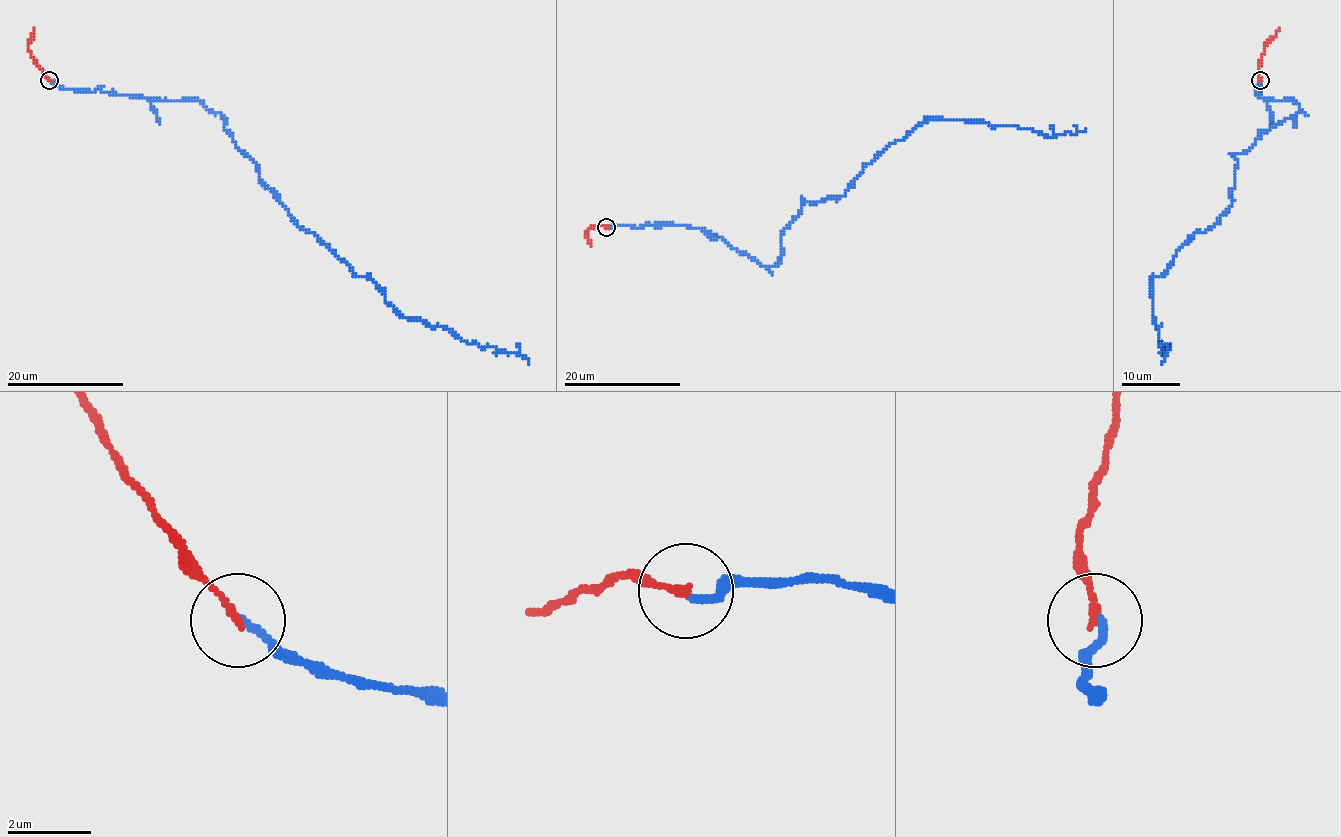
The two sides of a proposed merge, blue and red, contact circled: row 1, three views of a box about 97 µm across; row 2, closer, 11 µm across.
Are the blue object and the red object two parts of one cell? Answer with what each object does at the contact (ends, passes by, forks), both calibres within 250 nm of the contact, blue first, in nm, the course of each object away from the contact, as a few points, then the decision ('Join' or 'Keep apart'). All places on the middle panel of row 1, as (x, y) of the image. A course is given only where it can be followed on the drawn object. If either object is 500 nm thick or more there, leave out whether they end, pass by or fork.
At the ring blue ends. At the ring red ends. Thickness 160 nm (blue) against 170 nm. Course of blue: (606, 227), (704, 229), (776, 265), (805, 201), (840, 198), (928, 119), (1052, 137), (1077, 125). Course of red: (606, 227), (597, 224), (585, 230), (590, 245). Join

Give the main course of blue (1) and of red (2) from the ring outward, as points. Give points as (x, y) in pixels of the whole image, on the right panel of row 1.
1: (1260, 79), (1257, 94), (1291, 98), (1300, 112), (1234, 157), (1231, 207), (1152, 279), (1167, 353), (1158, 343)
2: (1260, 79), (1257, 66), (1263, 49), (1278, 28)

